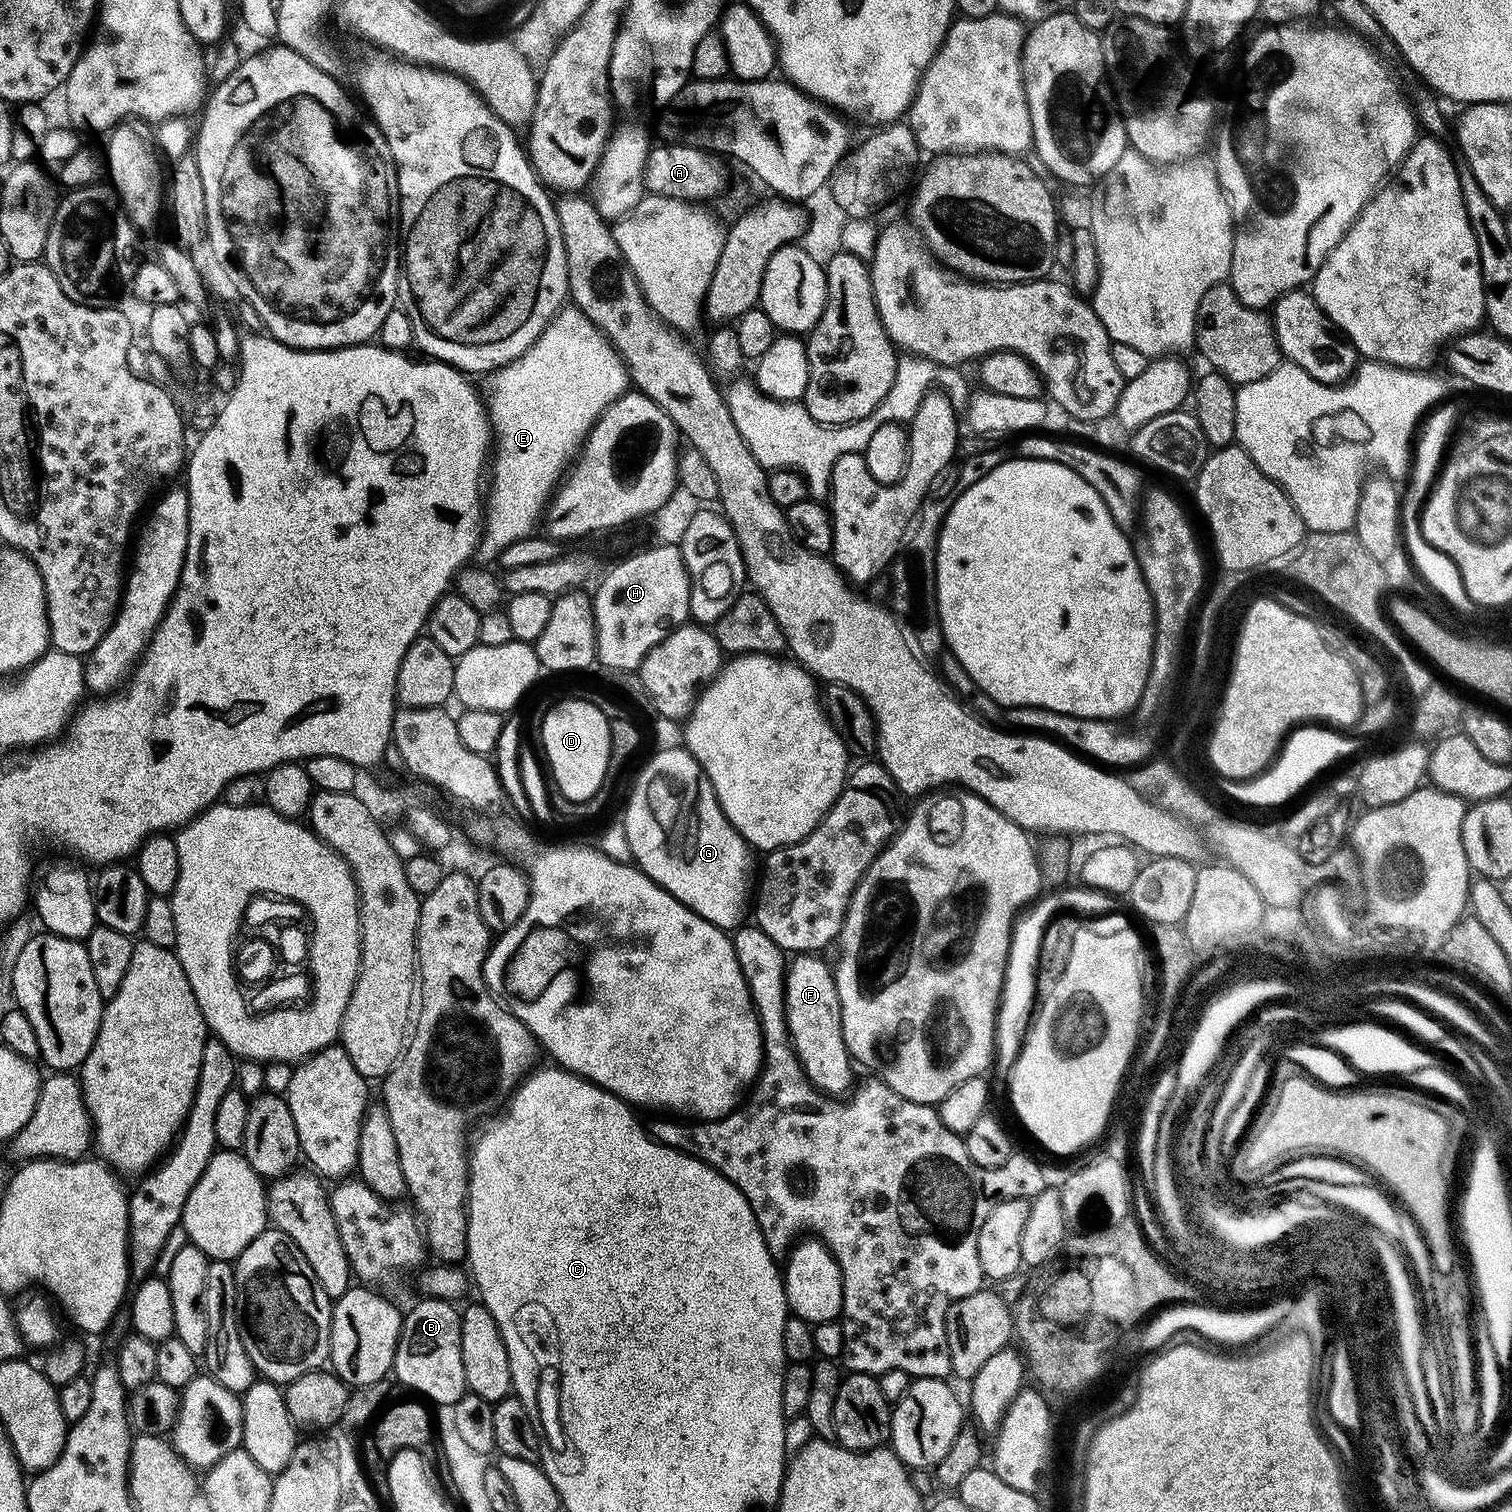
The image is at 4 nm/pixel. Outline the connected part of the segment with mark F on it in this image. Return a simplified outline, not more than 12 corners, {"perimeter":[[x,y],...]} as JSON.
{"perimeter":[[791,957],[784,1020],[808,1081],[840,1098],[854,1064],[836,978]]}

